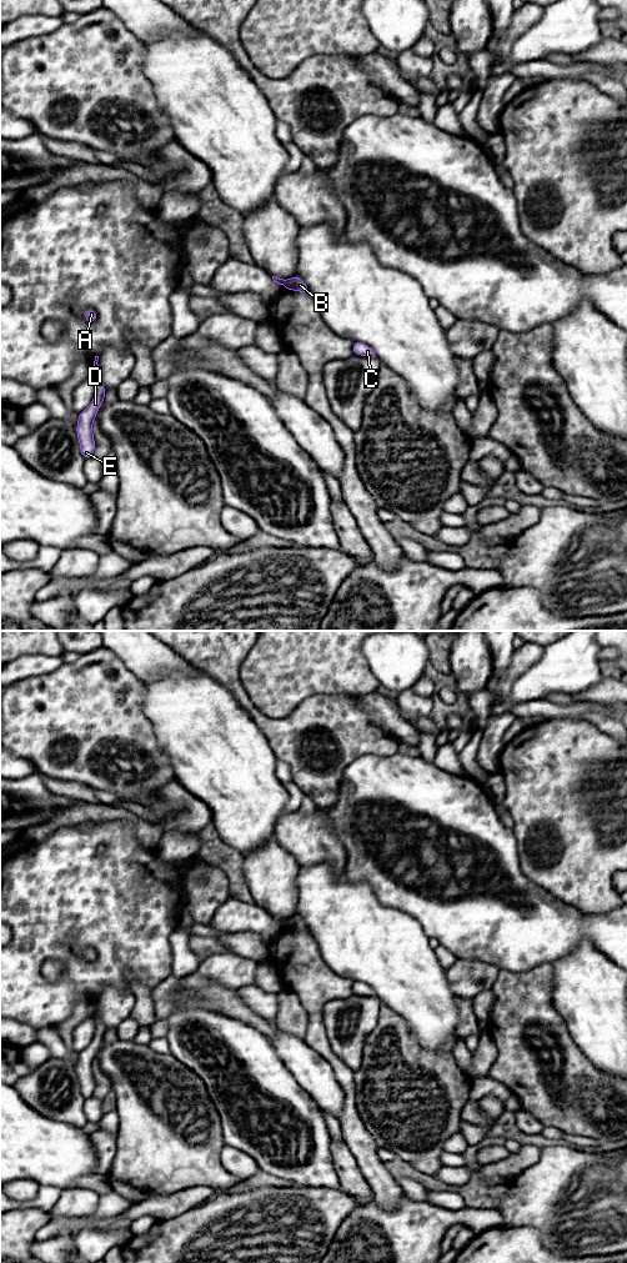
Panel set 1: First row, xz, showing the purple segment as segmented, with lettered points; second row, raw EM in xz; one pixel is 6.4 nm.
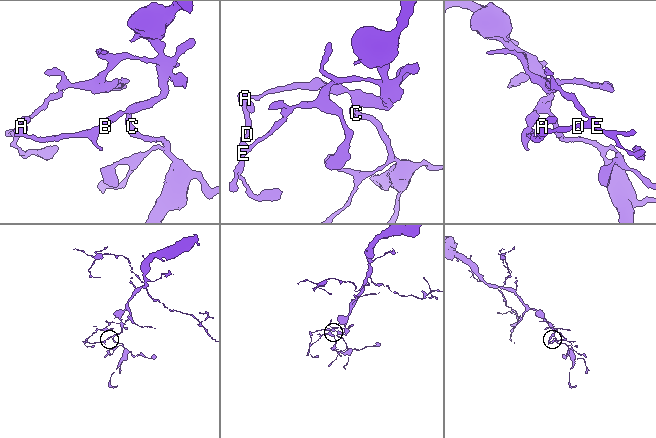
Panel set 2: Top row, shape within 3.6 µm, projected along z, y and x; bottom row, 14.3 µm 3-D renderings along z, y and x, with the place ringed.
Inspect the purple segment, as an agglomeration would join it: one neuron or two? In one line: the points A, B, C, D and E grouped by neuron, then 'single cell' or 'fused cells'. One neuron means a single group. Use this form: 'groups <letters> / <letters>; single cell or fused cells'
groups A D E / B C; fused cells

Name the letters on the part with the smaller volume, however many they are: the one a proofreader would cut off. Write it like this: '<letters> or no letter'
A, D, E

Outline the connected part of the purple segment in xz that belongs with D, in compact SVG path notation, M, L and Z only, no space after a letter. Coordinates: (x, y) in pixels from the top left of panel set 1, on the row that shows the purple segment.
M95 356L94 366L95 372L91 376L95 384L95 395L92 402L82 411L79 412L79 420L76 423L76 433L80 445L80 452L84 460L94 457L95 440L92 432L92 422L96 419L96 414L105 401L106 389L100 380L100 370L97 365L99 356Z

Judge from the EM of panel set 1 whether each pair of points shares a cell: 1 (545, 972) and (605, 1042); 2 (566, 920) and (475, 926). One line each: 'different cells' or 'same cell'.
1: different cells
2: same cell

